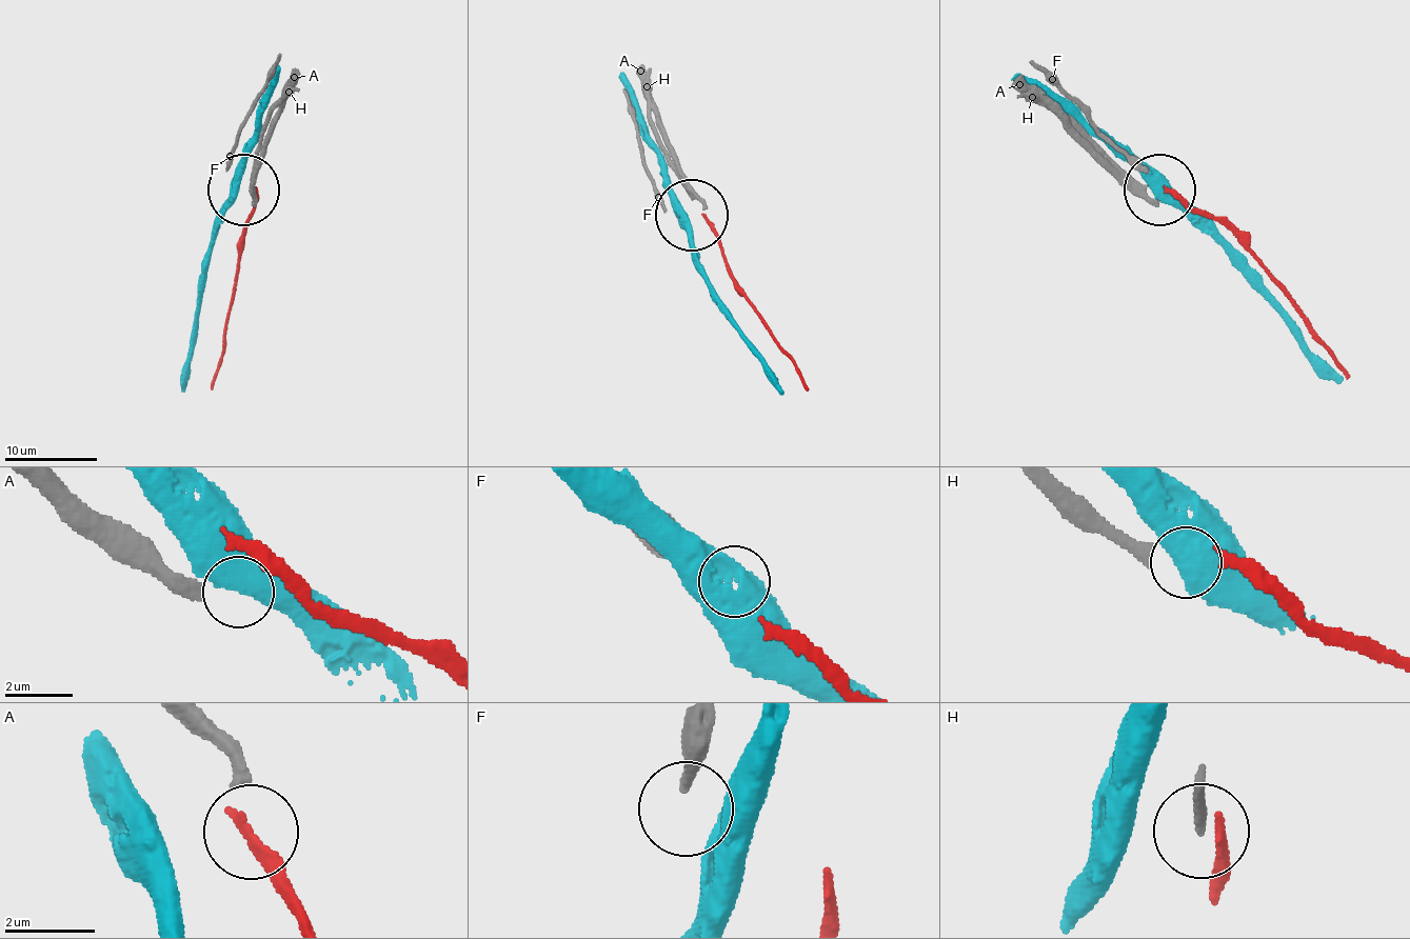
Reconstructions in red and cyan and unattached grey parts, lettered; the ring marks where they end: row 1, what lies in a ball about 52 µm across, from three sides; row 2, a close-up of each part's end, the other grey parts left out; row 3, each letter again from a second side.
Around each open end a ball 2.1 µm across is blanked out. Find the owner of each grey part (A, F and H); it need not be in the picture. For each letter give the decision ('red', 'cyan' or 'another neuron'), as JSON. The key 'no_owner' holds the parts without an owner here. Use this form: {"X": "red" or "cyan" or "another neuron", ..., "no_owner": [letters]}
{"A": "another neuron", "F": "another neuron", "H": "red", "no_owner": ["A", "F"]}

